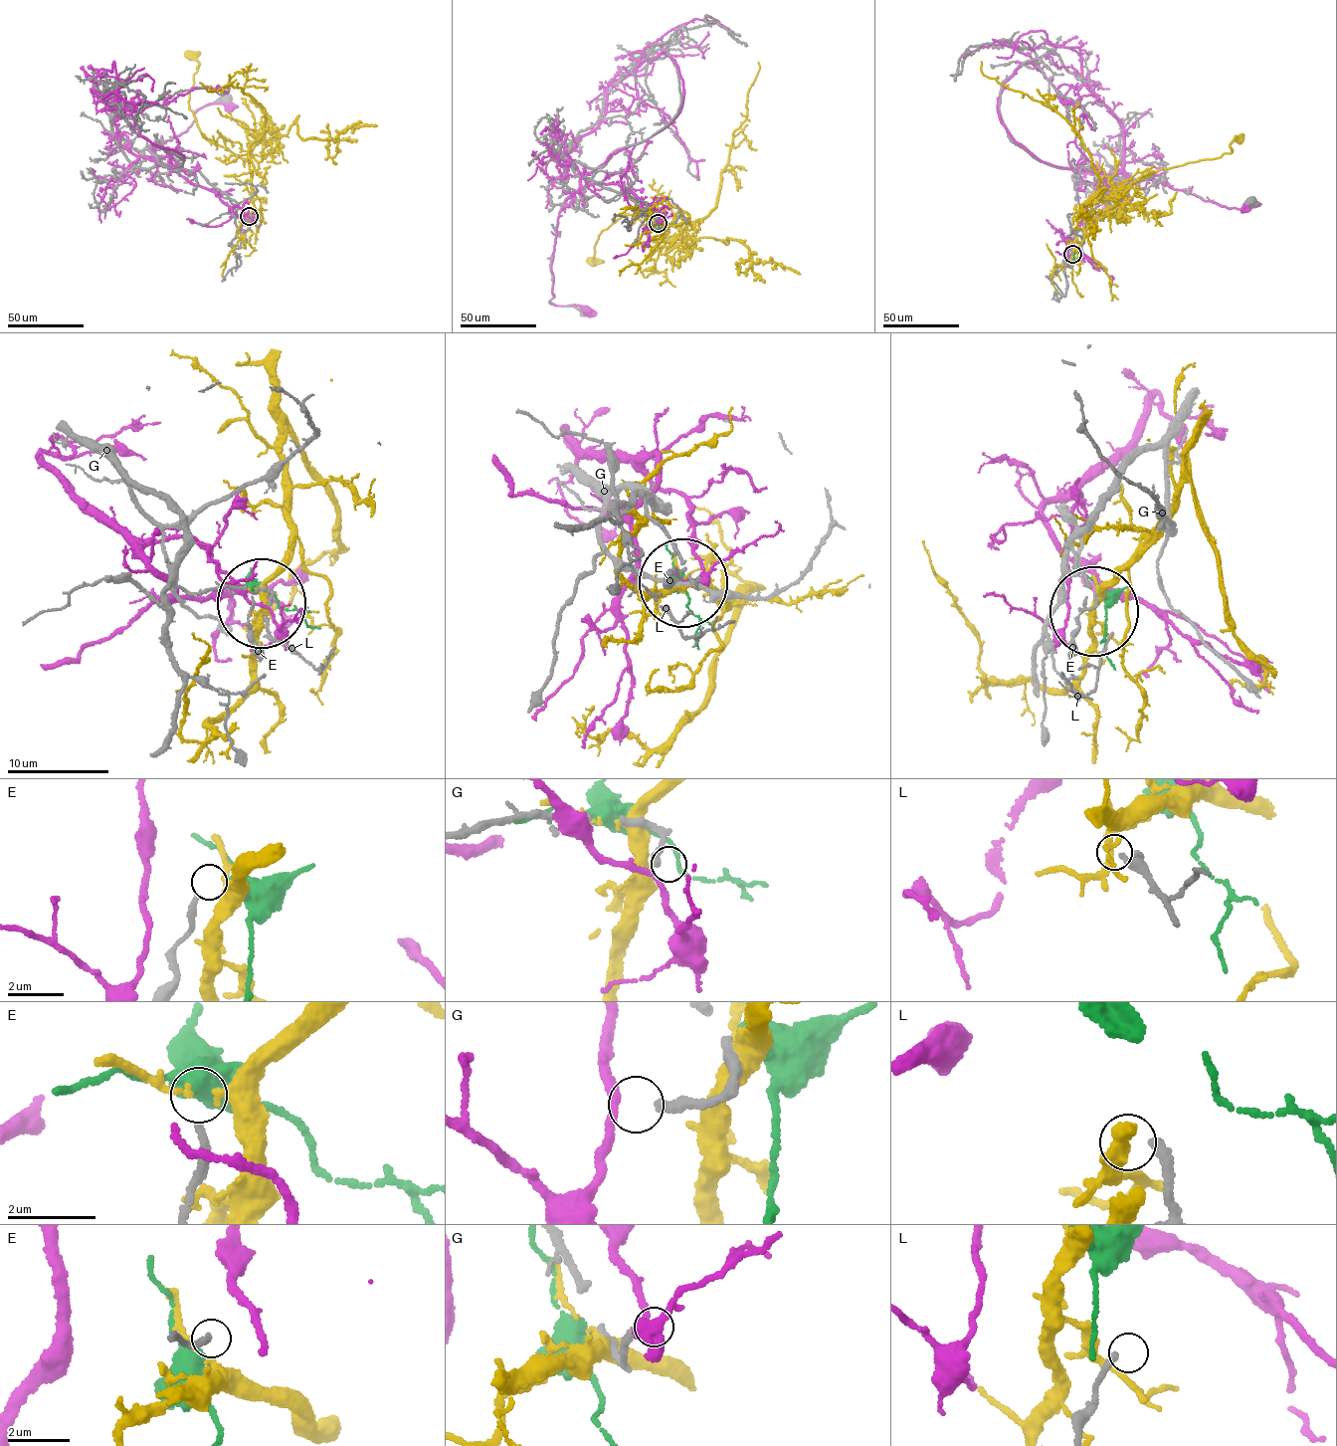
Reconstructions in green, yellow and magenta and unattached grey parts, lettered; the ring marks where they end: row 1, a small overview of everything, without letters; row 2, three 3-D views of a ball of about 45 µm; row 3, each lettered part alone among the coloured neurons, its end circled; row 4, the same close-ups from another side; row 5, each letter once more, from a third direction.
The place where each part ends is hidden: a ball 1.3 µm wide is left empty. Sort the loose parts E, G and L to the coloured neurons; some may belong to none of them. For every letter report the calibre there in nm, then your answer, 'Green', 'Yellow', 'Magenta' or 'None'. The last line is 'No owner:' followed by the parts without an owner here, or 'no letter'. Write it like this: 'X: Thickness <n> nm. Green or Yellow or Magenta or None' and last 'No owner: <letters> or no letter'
E: Thickness 180 nm. Green
G: Thickness 240 nm. None
L: Thickness 240 nm. None
No owner: G, L

